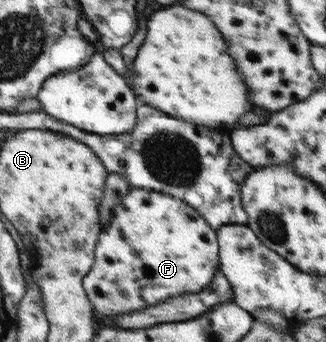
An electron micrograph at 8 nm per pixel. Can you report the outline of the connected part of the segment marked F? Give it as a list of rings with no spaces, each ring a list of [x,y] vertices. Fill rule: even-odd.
[[[134,187],[125,197],[124,202],[120,203],[116,208],[110,224],[102,233],[99,246],[97,247],[97,258],[95,267],[92,268],[85,280],[85,286],[91,301],[95,305],[99,322],[107,323],[114,315],[123,316],[132,314],[132,312],[140,312],[146,308],[156,307],[158,304],[167,302],[168,299],[176,299],[176,296],[184,296],[188,294],[196,294],[206,290],[210,284],[214,283],[218,272],[222,267],[221,244],[219,241],[219,231],[217,231],[210,223],[207,217],[198,209],[194,208],[188,201],[180,200],[178,197],[169,195],[168,193],[149,191],[148,189]]]

